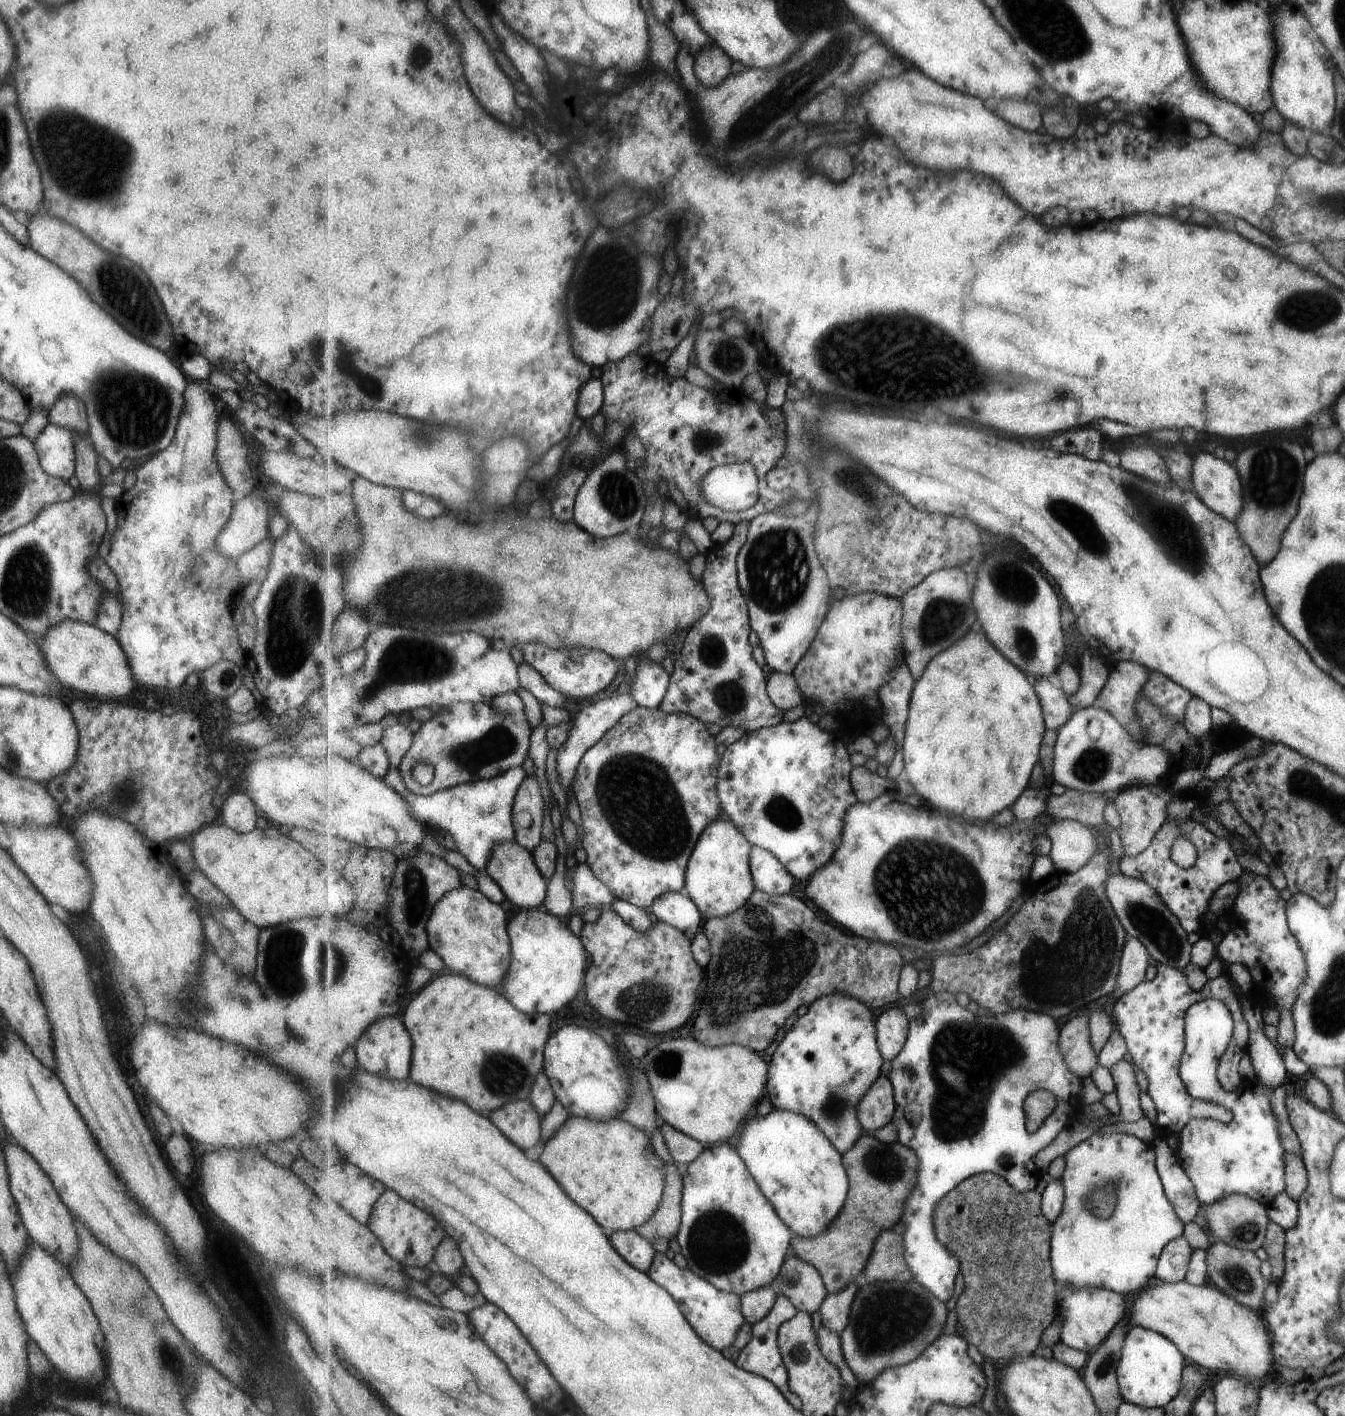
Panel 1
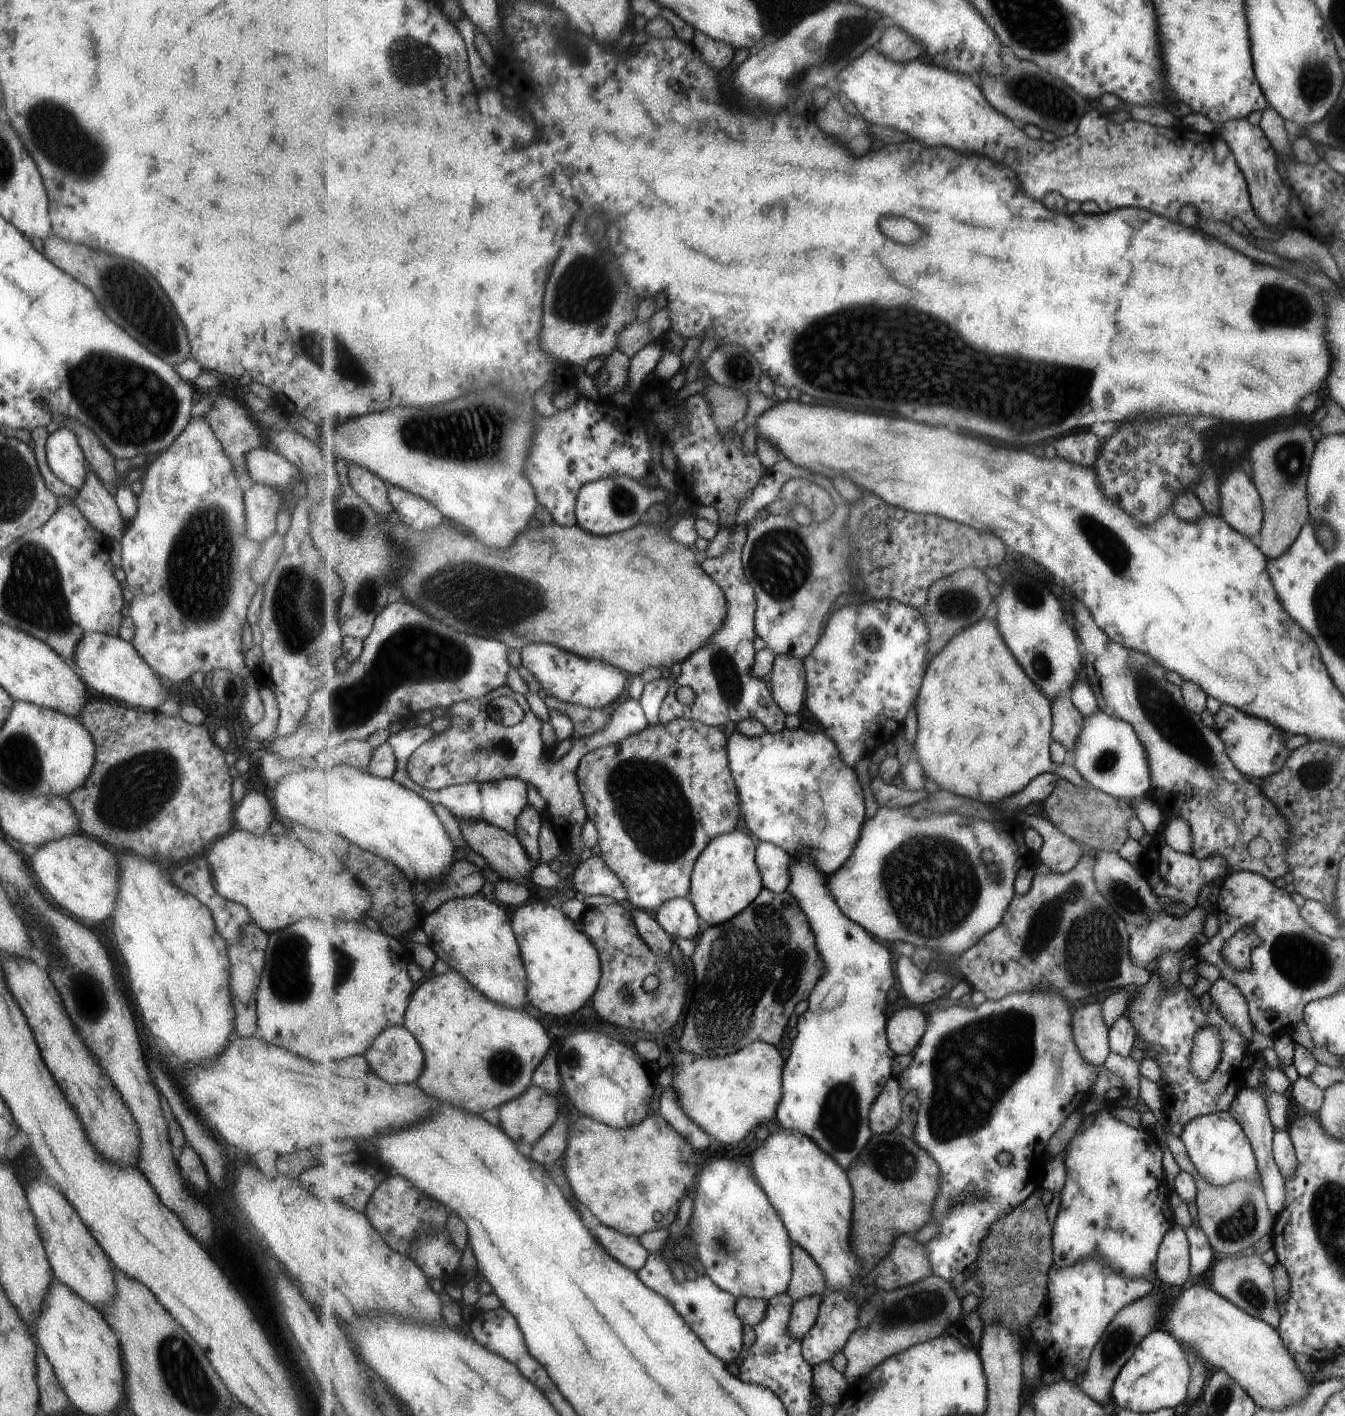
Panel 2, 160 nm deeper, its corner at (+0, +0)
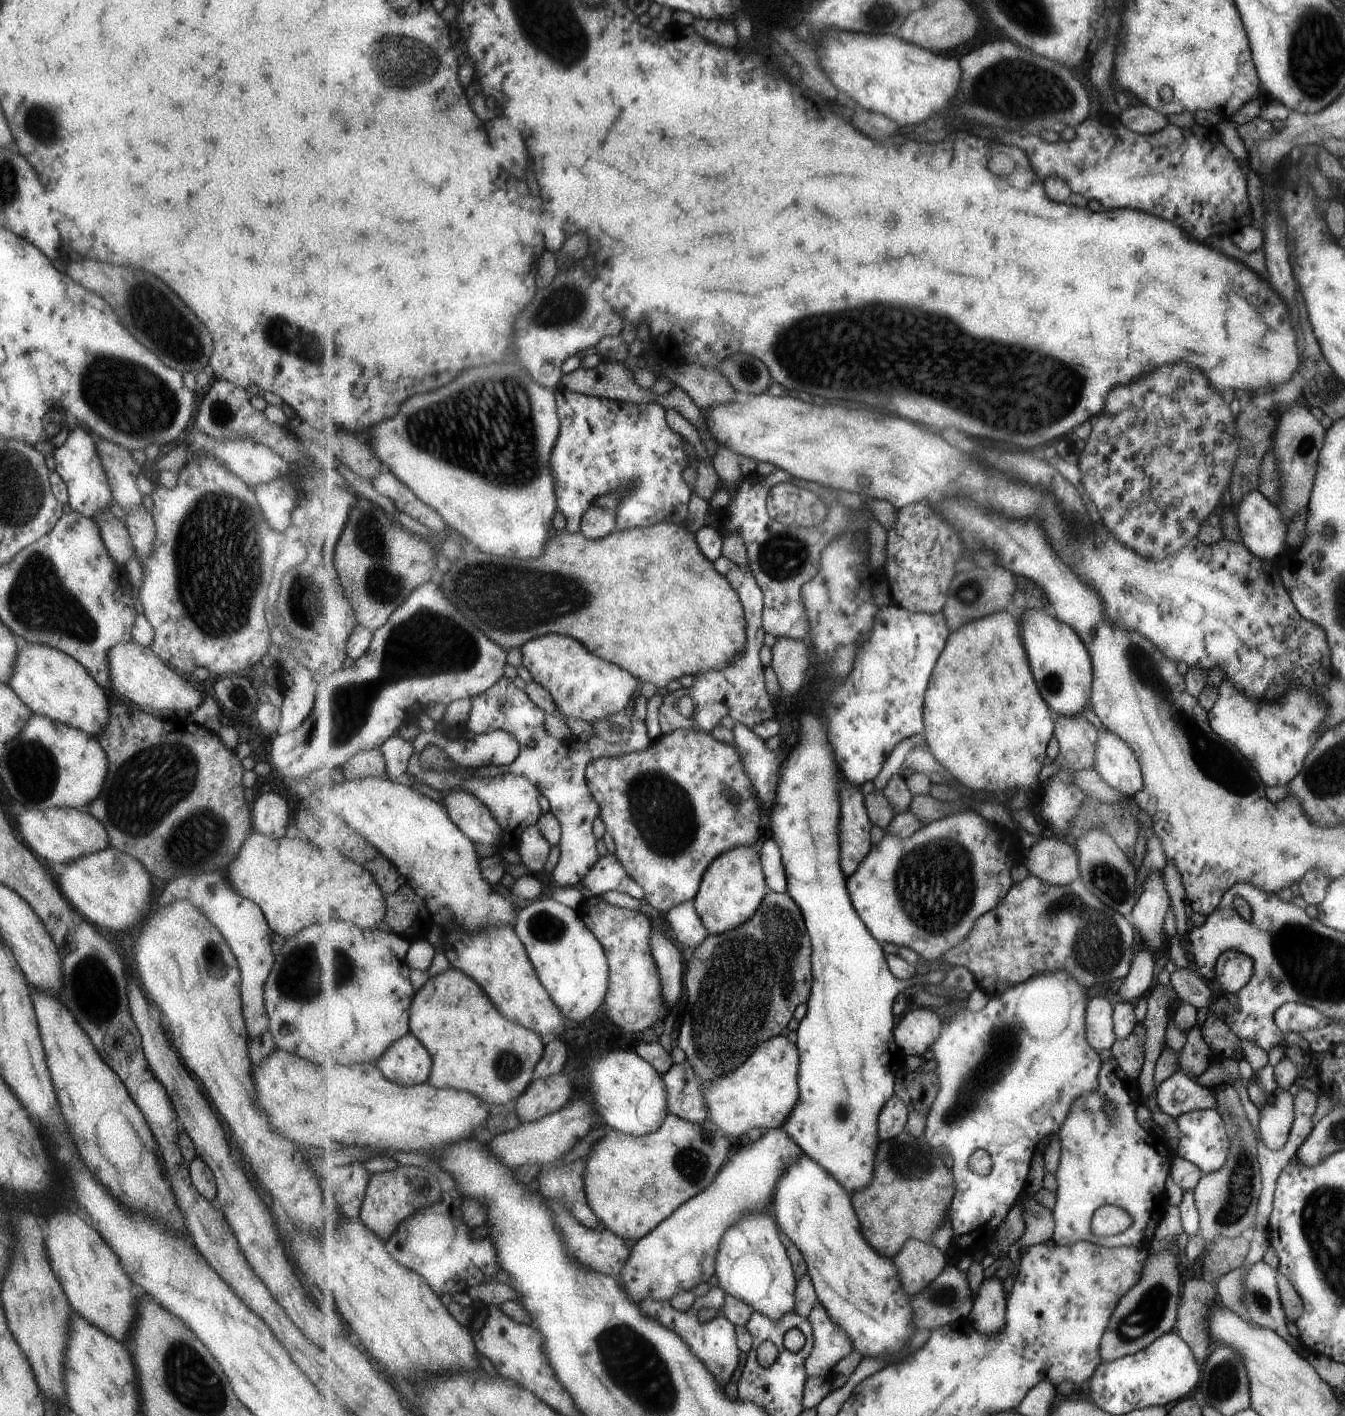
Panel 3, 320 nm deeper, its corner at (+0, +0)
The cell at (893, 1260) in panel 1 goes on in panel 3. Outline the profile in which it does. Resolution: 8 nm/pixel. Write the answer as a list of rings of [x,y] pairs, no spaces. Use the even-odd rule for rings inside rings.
[[[910,1239],[894,1256],[903,1290],[912,1298],[926,1289],[948,1266],[945,1252],[931,1242]]]

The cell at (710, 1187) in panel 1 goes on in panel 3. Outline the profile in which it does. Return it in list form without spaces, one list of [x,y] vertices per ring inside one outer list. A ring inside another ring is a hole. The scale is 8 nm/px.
[[[766,1210],[746,1213],[741,1221],[731,1226],[726,1232],[716,1260],[716,1276],[720,1286],[726,1290],[727,1294],[733,1295],[752,1306],[755,1311],[778,1321],[786,1314],[795,1312],[798,1306],[798,1278],[786,1243],[783,1242],[781,1228],[777,1228],[777,1219],[765,1213]]]

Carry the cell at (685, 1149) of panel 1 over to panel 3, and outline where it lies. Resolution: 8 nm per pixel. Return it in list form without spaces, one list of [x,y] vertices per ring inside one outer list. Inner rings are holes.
[[[687,1058],[675,1063],[663,1075],[668,1090],[668,1112],[695,1124],[705,1124],[709,1118],[706,1094],[700,1085],[698,1074]]]

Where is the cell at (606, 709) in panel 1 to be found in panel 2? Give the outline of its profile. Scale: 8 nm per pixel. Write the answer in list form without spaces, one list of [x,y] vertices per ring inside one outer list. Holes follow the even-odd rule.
[[[505,684],[488,692],[481,698],[456,702],[448,709],[451,725],[442,733],[419,746],[410,756],[408,769],[410,777],[423,788],[436,790],[465,783],[490,783],[507,777],[517,777],[535,785],[542,798],[547,802],[546,814],[557,828],[564,852],[570,856],[566,863],[561,863],[560,877],[569,883],[577,868],[579,856],[585,848],[583,840],[584,824],[590,818],[585,796],[578,781],[578,768],[581,761],[591,751],[619,744],[631,735],[642,733],[650,725],[640,701],[628,698],[617,705],[609,724],[600,732],[591,736],[572,736],[562,746],[561,751],[553,754],[542,737],[543,720],[533,712],[524,694],[515,692]],[[507,695],[514,699],[524,711],[523,719],[512,727],[505,727],[489,716],[489,702],[497,696]]]

